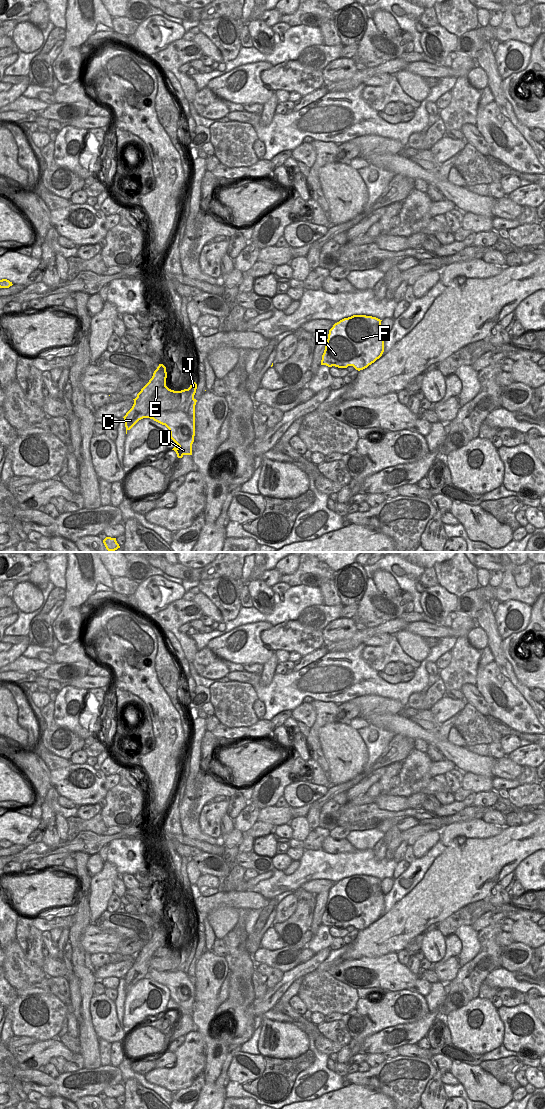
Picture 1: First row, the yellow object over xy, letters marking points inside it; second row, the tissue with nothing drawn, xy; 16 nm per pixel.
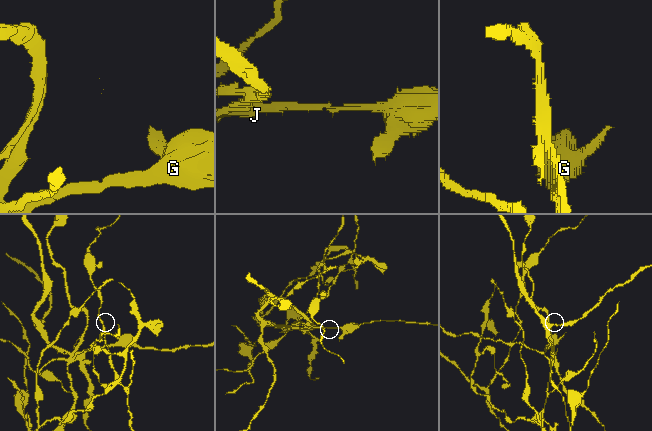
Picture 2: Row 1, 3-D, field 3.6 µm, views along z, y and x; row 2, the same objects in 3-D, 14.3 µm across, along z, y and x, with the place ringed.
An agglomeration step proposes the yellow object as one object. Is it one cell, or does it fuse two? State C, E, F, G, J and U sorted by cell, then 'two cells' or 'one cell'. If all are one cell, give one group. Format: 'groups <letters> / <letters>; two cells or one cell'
groups C E F G J / U; two cells

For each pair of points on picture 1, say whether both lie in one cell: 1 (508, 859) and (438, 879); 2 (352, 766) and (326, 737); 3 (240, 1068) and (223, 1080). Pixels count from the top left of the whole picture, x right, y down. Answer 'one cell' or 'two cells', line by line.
1: one cell
2: one cell
3: two cells

